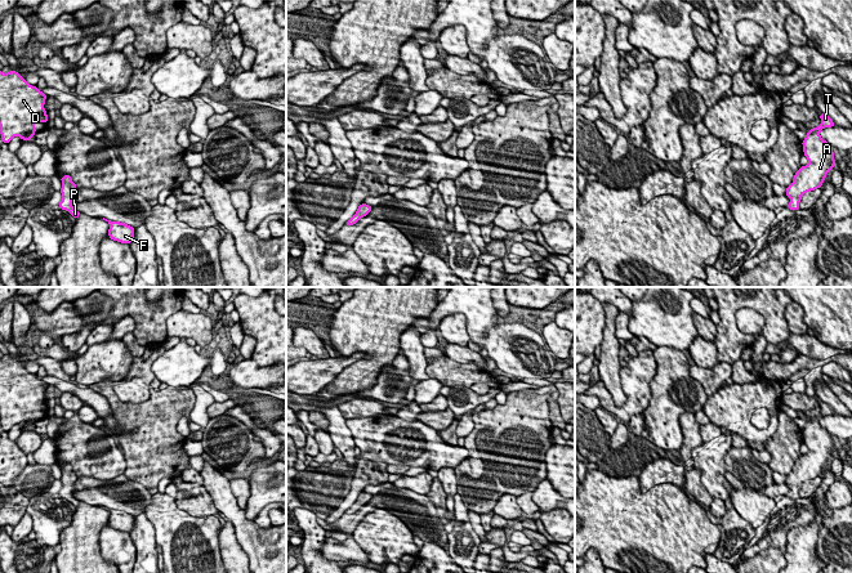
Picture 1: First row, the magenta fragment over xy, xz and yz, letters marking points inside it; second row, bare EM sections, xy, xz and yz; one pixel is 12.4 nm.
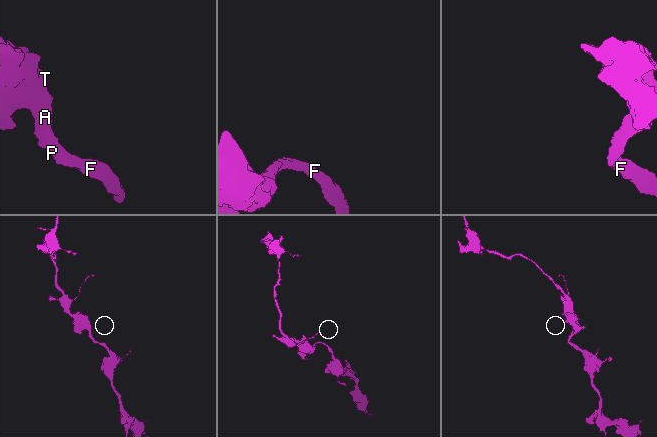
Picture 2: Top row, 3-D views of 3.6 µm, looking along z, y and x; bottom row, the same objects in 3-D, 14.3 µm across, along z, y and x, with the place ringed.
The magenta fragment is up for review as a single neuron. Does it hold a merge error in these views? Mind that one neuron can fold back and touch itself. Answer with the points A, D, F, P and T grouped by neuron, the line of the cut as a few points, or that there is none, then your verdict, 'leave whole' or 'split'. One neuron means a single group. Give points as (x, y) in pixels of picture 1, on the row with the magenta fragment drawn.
A D F P T; no cut; leave whole

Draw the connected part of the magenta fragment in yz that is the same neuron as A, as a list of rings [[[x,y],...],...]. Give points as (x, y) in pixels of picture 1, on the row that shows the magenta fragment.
[[[820,113],[821,124],[817,127],[808,130],[802,142],[803,153],[808,160],[806,166],[800,166],[794,175],[793,183],[786,187],[786,196],[790,203],[786,205],[789,210],[799,210],[802,196],[807,192],[822,187],[826,174],[835,166],[833,148],[820,135],[825,127],[835,126],[834,121],[825,113]]]

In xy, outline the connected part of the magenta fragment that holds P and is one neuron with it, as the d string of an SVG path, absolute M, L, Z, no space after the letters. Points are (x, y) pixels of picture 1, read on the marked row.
M68 174L62 176L61 182L62 182L62 188L59 192L62 193L63 198L59 202L58 207L68 211L75 219L77 219L81 212L75 210L72 206L72 200L75 197L75 192L77 191L77 187L72 182L72 178Z

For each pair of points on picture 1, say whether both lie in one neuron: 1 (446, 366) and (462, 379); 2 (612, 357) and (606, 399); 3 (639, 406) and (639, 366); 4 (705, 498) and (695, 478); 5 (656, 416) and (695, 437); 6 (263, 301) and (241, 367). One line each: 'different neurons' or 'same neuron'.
1: same neuron
2: different neurons
3: same neuron
4: same neuron
5: different neurons
6: different neurons

